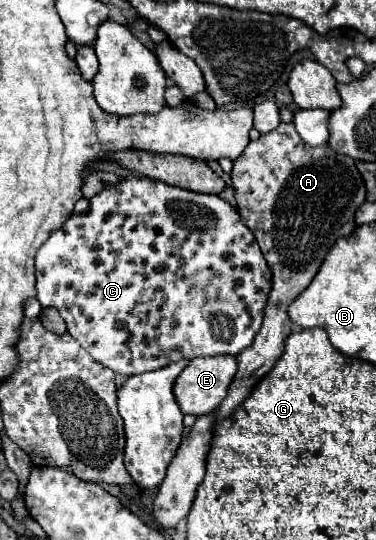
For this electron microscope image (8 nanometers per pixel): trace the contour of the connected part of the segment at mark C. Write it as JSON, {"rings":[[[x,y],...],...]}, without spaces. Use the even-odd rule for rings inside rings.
{"rings":[[[125,177],[117,187],[105,189],[99,195],[89,199],[89,209],[81,215],[71,215],[67,223],[55,231],[49,241],[37,251],[35,257],[37,267],[37,299],[43,307],[55,307],[61,317],[67,323],[69,335],[73,335],[87,351],[89,355],[99,361],[101,365],[113,369],[119,375],[131,377],[147,371],[157,371],[167,367],[173,361],[179,359],[193,359],[193,357],[213,357],[213,355],[239,355],[243,349],[247,349],[257,331],[263,323],[265,305],[271,293],[271,269],[253,237],[249,227],[241,221],[235,207],[231,207],[227,201],[223,201],[219,195],[203,195],[193,193],[181,187],[173,187],[161,181],[153,181],[149,177]]]}

